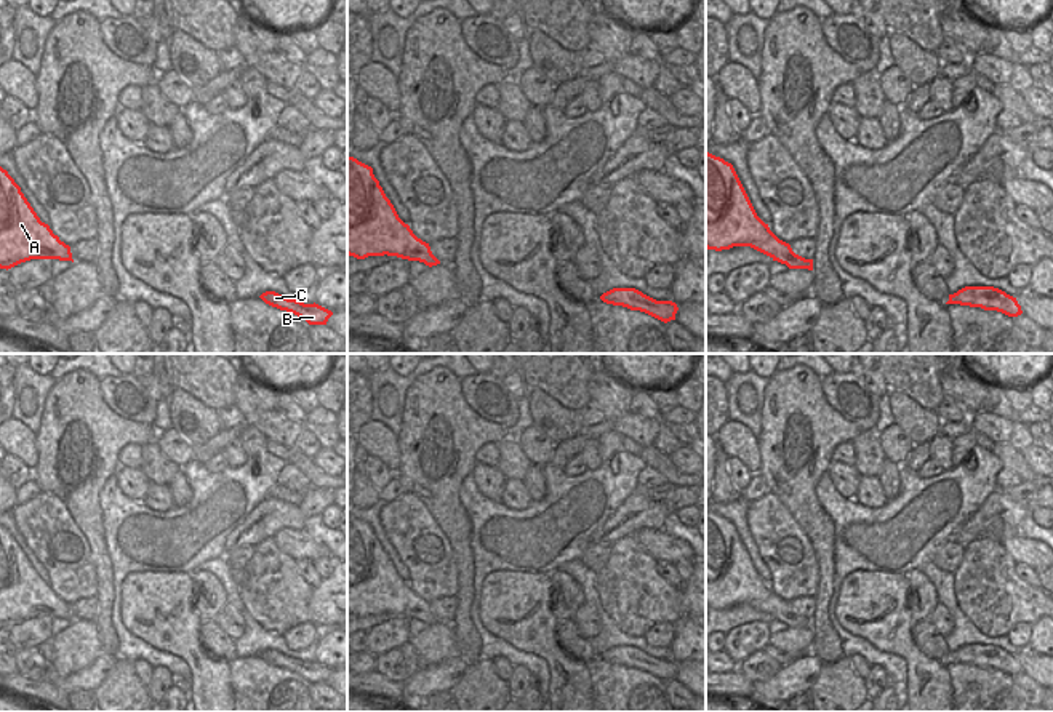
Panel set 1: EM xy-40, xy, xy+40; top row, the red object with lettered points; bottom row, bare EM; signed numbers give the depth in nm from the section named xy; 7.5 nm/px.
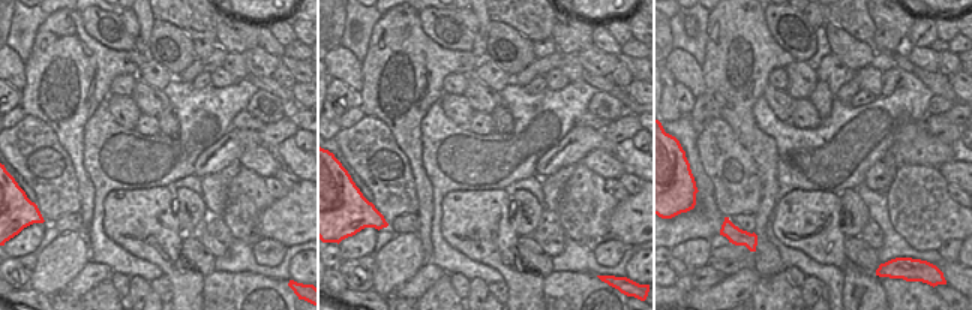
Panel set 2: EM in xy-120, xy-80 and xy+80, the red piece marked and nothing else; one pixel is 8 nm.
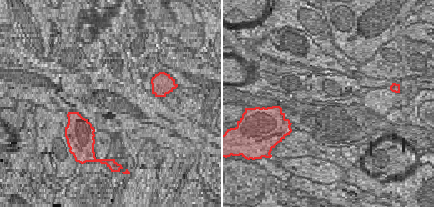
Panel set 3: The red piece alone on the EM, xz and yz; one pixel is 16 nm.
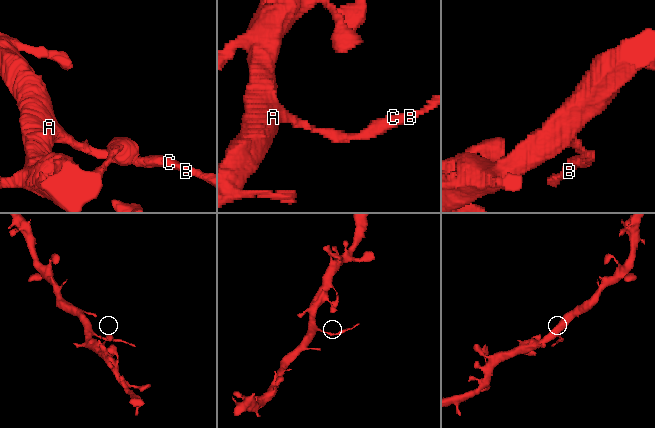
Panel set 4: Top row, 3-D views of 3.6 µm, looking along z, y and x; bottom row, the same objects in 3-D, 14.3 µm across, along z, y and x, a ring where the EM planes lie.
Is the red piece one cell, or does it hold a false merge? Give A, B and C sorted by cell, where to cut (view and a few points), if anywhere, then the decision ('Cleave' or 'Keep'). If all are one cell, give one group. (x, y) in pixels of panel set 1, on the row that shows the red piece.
Groups: A / B C. Split along xy+40 (794, 253), (784, 263). Cleave.

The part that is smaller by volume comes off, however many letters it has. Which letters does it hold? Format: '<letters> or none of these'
B, C

